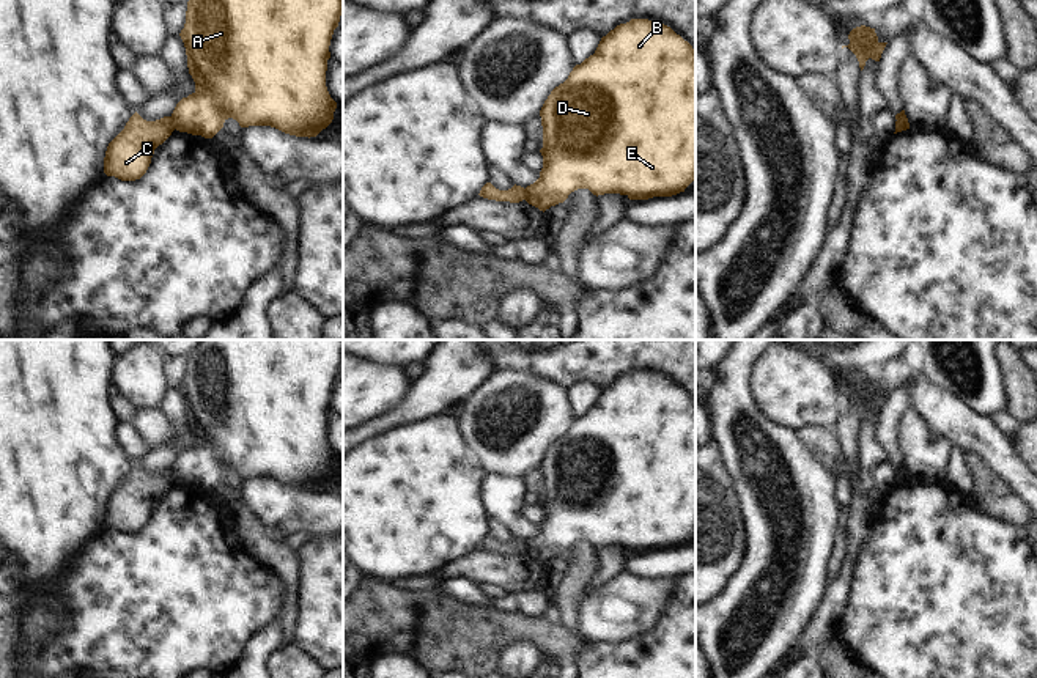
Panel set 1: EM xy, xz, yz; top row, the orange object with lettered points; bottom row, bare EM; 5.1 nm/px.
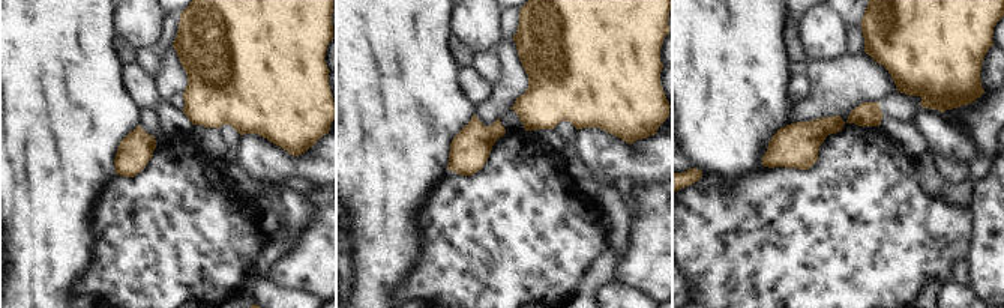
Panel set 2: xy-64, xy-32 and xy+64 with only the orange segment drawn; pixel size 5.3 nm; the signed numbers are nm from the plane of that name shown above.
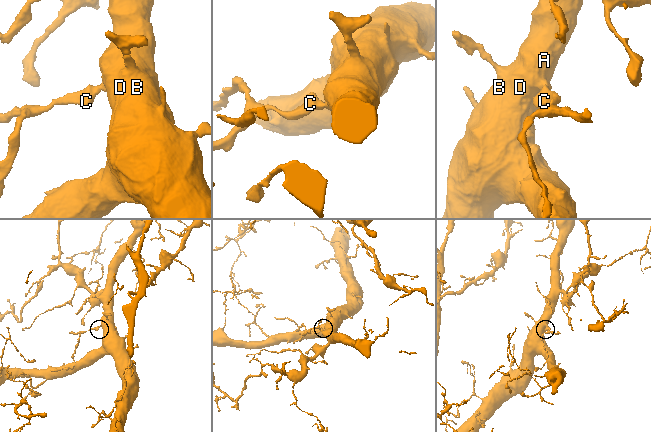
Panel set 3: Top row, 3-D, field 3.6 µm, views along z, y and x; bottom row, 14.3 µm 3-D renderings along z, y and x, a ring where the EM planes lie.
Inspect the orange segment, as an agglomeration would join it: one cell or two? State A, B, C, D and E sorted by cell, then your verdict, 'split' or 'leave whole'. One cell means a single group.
A B D E / C; split

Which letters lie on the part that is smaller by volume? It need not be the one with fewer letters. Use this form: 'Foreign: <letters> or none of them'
Foreign: C

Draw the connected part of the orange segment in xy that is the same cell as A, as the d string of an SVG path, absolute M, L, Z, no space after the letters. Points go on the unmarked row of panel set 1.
M200 340L187 354L179 385L195 444L176 456L175 481L212 491L233 470L241 480L271 478L296 489L316 489L332 475L337 461L326 439L326 423L341 365L343 340Z

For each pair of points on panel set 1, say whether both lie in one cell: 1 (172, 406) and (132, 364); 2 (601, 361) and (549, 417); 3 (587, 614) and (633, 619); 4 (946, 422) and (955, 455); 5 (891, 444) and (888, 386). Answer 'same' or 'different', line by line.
1: different
2: different
3: same
4: different
5: different

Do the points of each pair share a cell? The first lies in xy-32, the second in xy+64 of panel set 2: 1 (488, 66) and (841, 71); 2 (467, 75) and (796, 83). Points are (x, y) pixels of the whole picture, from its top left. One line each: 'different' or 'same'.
1: same
2: same

